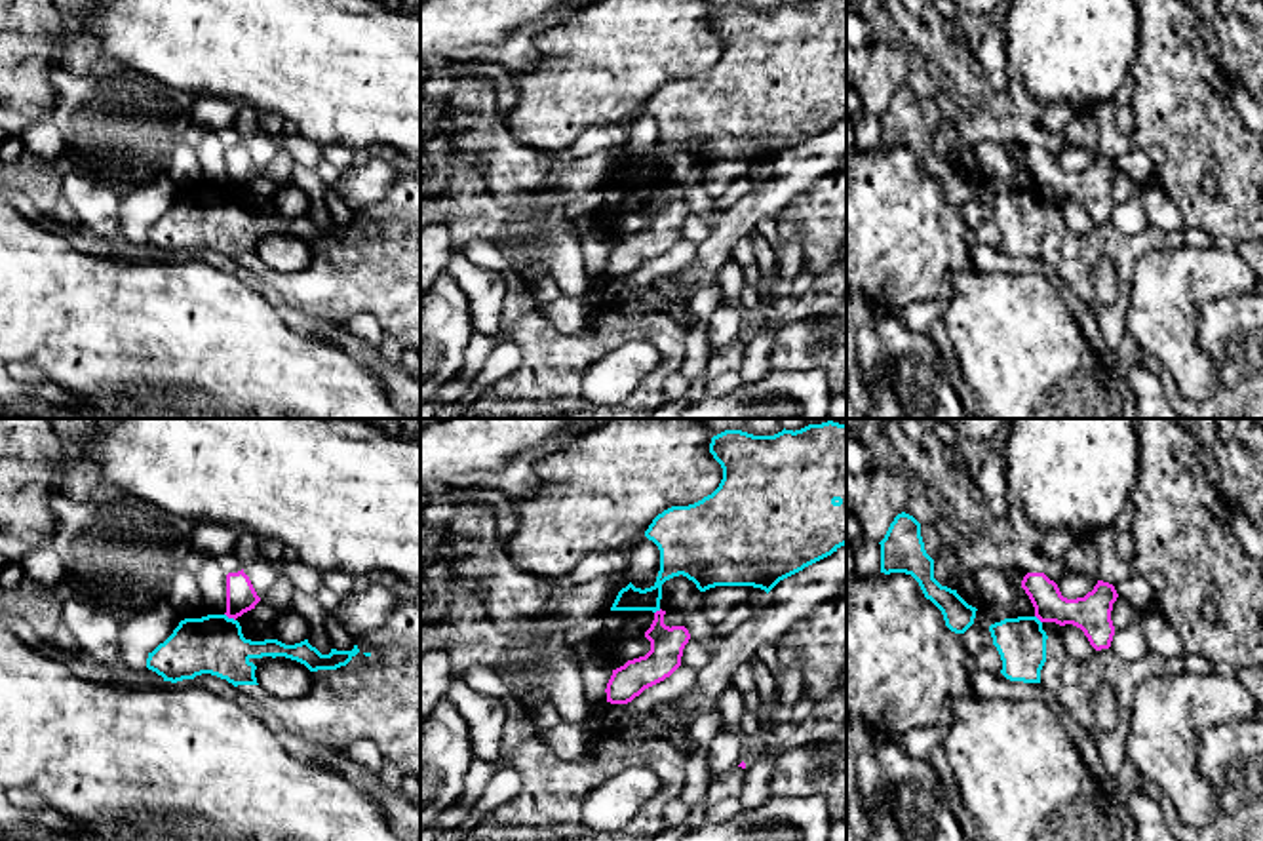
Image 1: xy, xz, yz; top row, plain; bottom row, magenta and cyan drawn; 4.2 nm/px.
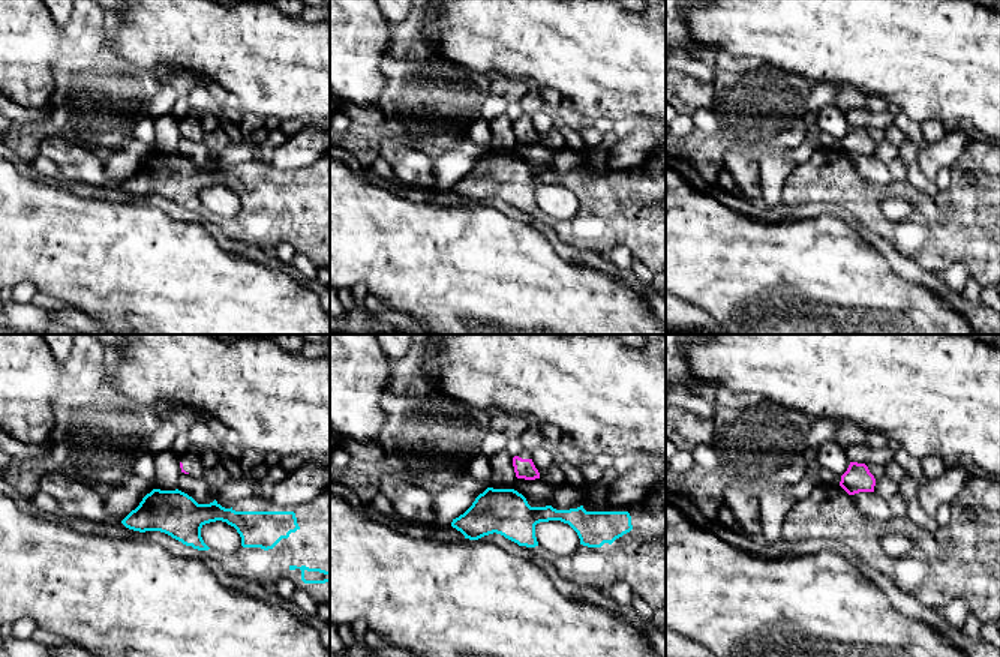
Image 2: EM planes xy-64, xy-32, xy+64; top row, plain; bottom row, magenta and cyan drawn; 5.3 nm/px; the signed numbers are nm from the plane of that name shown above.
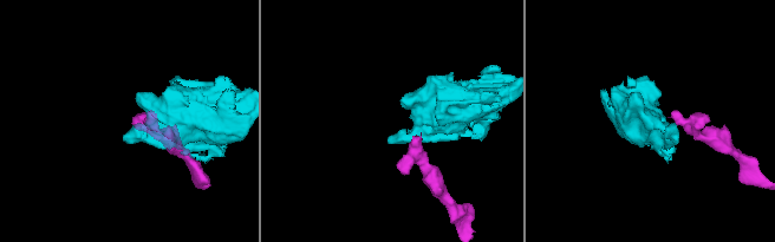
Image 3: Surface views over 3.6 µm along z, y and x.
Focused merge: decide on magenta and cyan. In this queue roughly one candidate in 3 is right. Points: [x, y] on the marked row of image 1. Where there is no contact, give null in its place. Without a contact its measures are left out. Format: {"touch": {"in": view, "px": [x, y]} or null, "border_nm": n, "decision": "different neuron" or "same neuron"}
{"touch": {"in": "xy", "px": [231, 617]}, "border_nm": 60, "decision": "different neuron"}

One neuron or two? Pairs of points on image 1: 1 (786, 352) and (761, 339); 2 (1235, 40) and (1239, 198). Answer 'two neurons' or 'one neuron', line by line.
1: two neurons
2: two neurons

